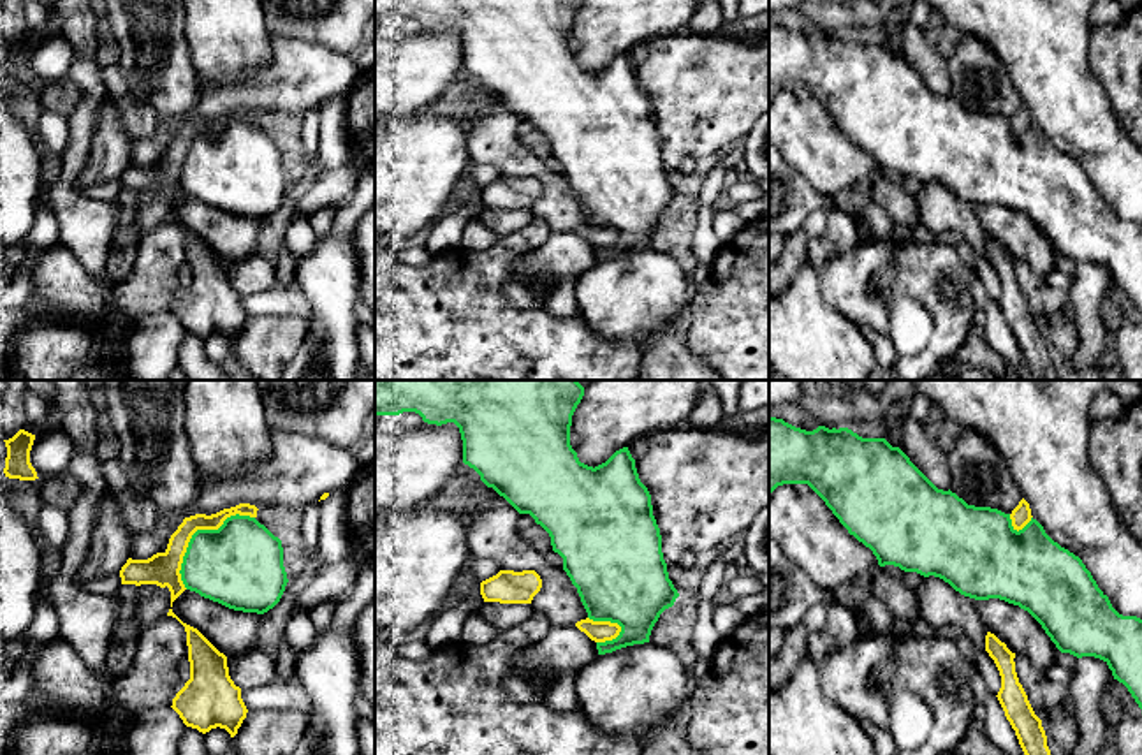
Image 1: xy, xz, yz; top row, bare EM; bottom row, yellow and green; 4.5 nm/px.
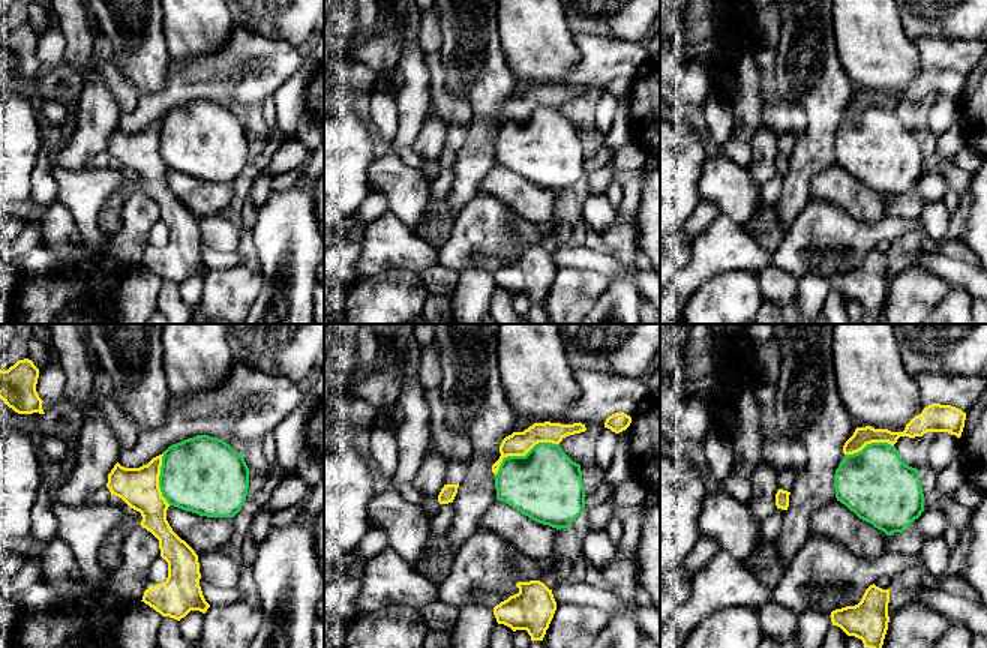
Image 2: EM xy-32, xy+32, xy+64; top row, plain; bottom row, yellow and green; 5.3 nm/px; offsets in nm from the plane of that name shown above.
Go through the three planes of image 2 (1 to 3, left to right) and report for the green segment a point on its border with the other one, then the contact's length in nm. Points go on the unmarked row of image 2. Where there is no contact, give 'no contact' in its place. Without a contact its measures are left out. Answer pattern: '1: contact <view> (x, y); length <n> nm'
1: contact xy-32 (158, 143); length 280 nm
2: contact xy+32 (522, 119); length 380 nm
3: contact xy+64 (869, 107); length 280 nm

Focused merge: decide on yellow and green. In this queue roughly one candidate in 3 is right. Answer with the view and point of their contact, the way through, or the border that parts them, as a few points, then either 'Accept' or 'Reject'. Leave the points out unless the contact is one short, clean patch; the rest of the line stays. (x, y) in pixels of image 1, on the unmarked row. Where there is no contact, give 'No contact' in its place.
Touches yellow at xy (196, 136). Reject

